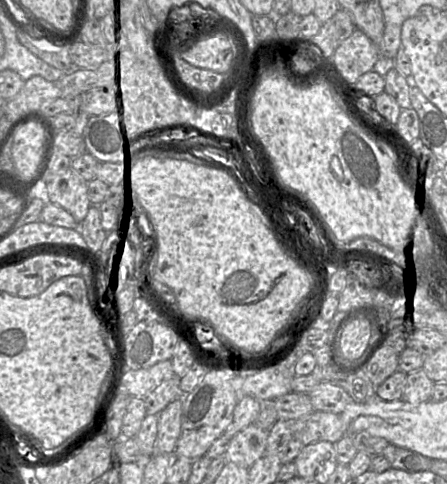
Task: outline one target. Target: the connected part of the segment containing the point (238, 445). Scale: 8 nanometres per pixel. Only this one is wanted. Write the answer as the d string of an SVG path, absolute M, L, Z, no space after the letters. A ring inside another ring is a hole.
M255 423L239 431L230 441L225 453L227 462L250 468L255 461L266 453L268 430Z

